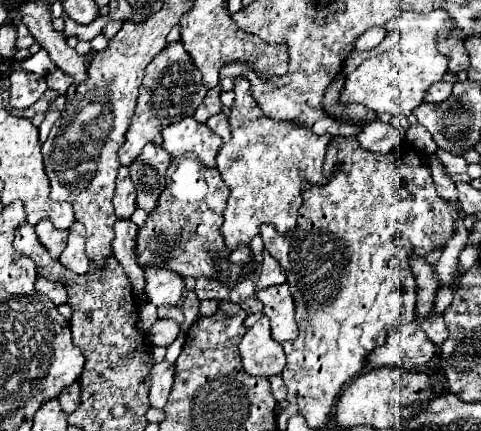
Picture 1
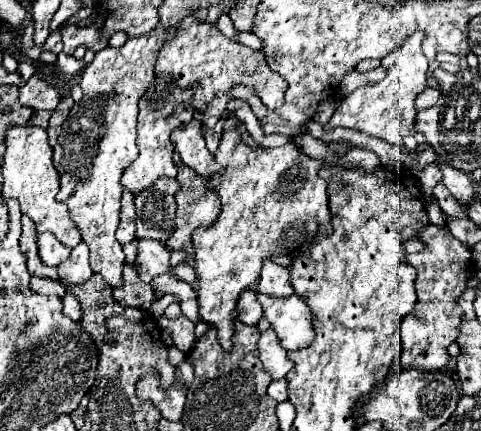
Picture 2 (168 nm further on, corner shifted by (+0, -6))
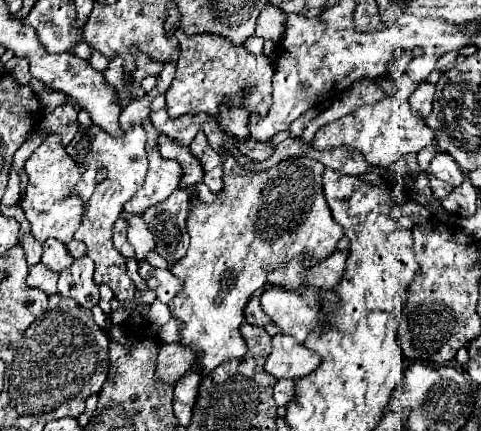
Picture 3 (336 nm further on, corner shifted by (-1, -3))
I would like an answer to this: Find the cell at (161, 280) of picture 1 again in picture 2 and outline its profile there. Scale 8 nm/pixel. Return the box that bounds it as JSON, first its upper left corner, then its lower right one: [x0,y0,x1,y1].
[136,239,170,283]

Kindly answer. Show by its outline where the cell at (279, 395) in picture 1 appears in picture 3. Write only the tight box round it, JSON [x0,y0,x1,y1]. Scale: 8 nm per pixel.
[273,378,297,406]

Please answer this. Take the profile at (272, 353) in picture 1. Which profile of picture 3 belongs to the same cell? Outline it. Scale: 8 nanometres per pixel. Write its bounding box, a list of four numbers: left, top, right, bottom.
[265,334,321,378]

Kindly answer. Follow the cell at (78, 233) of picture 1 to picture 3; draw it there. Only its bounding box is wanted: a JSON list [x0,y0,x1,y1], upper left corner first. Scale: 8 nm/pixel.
[57,258,99,308]

